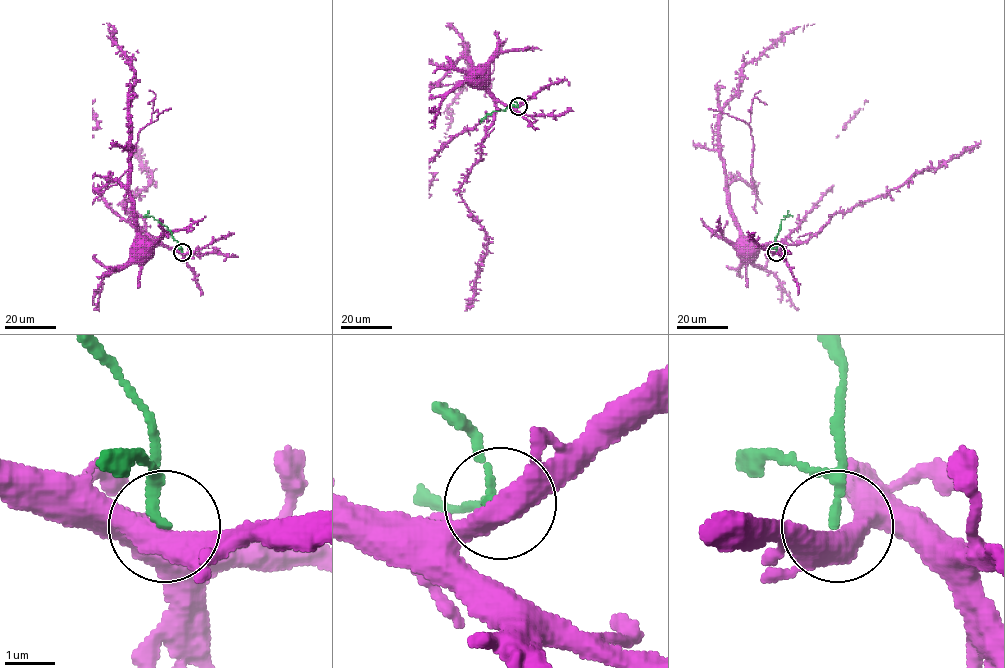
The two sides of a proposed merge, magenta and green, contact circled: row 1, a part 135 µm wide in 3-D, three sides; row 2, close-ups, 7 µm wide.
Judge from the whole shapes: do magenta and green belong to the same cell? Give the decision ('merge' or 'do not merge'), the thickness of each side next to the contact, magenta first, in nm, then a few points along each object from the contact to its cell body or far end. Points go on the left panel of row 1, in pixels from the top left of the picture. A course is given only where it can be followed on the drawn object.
do not merge; calibres 500 and 140 nm; course magenta (182, 253), (161, 245), (140, 245), (140, 250); course green (182, 252), (181, 245), (167, 228), (152, 216), (144, 217)

